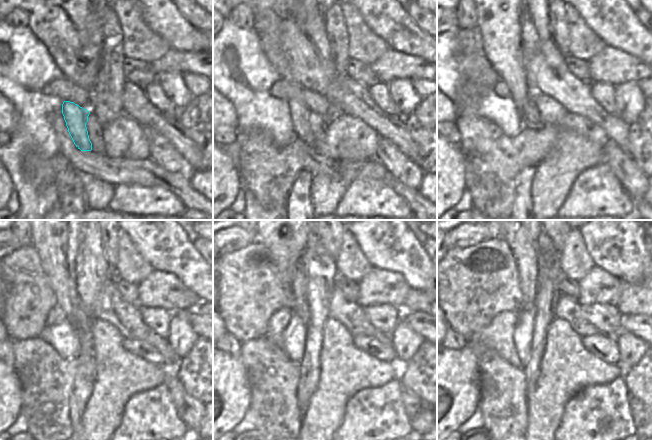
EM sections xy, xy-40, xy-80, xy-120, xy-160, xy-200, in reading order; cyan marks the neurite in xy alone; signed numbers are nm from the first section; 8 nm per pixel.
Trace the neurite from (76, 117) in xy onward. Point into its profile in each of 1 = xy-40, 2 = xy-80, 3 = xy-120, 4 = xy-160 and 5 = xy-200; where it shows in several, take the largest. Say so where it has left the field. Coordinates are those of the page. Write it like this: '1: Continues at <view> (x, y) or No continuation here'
1: Continues at xy-40 (301, 116)
2: Continues at xy-80 (520, 92)
3: Continues at xy-120 (72, 306)
4: Continues at xy-160 (293, 268)
5: Continues at xy-200 (523, 244)

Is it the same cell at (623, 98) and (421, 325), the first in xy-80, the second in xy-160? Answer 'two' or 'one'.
two

